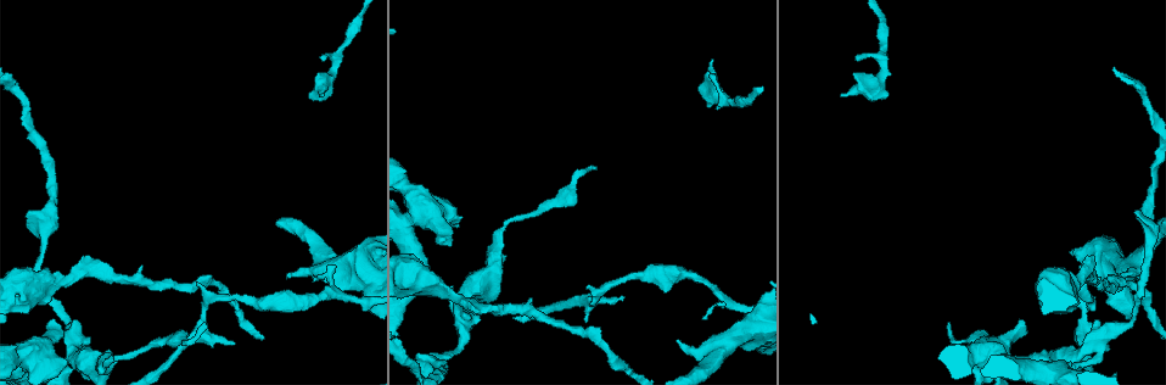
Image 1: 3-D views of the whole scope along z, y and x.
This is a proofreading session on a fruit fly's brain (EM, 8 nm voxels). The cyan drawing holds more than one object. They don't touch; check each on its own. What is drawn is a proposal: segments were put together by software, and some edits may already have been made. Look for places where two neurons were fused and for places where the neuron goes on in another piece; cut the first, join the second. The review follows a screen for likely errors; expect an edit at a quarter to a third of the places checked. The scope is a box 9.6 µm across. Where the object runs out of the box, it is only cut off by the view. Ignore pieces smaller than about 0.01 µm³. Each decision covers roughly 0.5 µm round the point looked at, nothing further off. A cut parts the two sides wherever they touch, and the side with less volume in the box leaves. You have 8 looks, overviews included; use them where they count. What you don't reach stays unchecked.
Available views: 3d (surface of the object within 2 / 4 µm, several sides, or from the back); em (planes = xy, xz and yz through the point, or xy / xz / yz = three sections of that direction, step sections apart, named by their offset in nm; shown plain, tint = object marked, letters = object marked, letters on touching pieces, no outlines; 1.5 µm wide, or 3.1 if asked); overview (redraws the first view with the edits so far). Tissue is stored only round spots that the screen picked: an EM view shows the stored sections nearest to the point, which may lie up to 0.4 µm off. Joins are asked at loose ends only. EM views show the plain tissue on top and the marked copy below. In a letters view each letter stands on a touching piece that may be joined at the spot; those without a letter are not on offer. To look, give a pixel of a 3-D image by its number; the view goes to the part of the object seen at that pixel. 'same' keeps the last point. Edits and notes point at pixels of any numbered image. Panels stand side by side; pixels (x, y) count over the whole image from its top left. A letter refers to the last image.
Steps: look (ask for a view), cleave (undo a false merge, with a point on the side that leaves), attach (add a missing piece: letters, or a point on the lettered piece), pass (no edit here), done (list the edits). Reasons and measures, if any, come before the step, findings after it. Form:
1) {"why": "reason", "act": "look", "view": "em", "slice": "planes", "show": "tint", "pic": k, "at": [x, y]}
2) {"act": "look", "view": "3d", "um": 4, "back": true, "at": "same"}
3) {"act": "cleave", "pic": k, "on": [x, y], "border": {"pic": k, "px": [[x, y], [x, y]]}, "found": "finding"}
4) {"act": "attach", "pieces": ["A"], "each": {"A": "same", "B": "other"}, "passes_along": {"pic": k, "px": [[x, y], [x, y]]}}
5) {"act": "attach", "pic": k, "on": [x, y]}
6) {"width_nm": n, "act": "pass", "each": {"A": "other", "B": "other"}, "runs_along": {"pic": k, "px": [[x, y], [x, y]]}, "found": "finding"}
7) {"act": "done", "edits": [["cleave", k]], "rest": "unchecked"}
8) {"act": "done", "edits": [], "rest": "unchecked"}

{"why": "calibre changes", "act": "look", "view": "em", "slice": "planes", "show": "letters", "pic": 1, "at": [643, 275]}

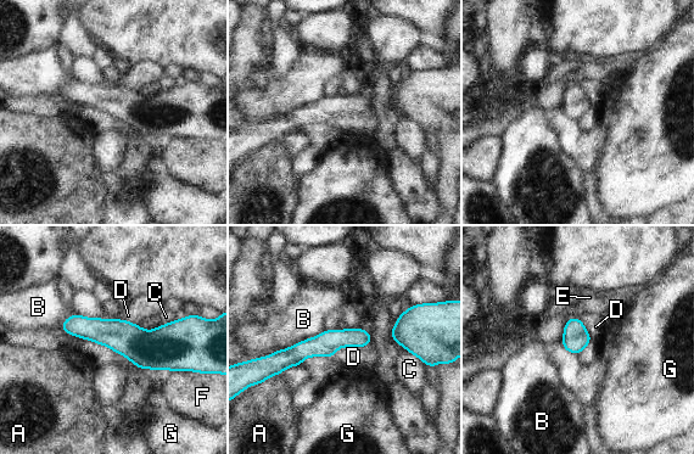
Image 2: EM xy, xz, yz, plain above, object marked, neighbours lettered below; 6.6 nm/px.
{"longest_contact_nm": ["B", 320], "act": "pass", "each": {"A": "other", "B": "other", "C": "other", "D": "other", "E": "other", "F": "other", "G": "other"}, "border": {"pic": 2, "px": [[370, 342], [341, 346], [335, 353]]}, "found": "continuous, no second neuron"}

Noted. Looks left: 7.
{"why": "free end", "act": "look", "view": "3d", "um": 4, "back": true, "pic": 1, "at": [288, 276]}

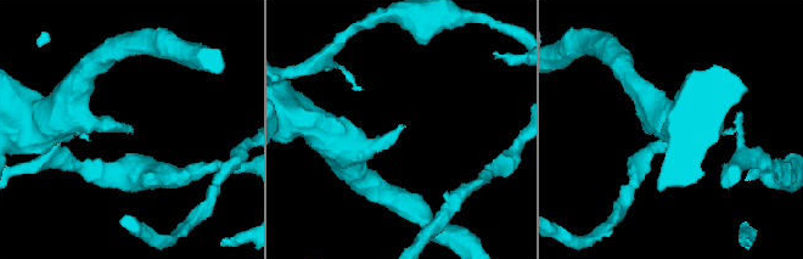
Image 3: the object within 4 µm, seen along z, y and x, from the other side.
{"why": "need the tissue", "act": "look", "view": "em", "slice": "xz", "step": 4, "show": "letters", "pic": 3, "at": [403, 126]}

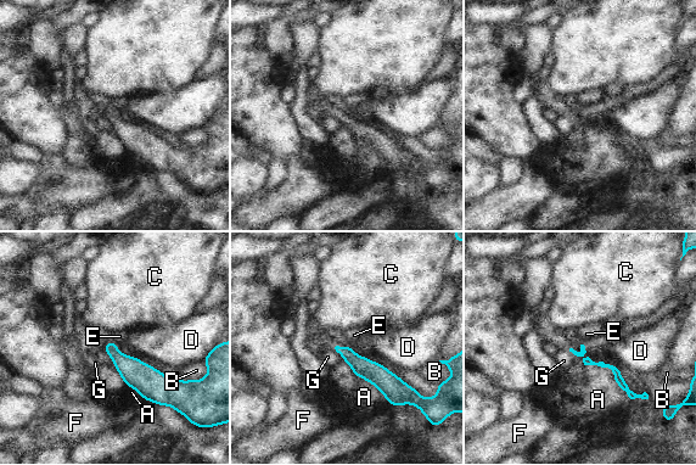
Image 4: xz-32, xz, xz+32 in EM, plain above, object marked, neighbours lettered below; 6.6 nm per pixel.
{"act": "pass", "each": {"A": "other", "B": "other", "C": "other", "D": "other", "E": "other", "F": "other", "G": "other"}, "runs_along": {"pic": 4, "px": [[341, 351], [391, 386], [403, 386]]}, "found": "none of them fits"}

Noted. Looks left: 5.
{"why": "free end", "act": "look", "view": "3d", "um": 2, "pic": 1, "at": [855, 58]}

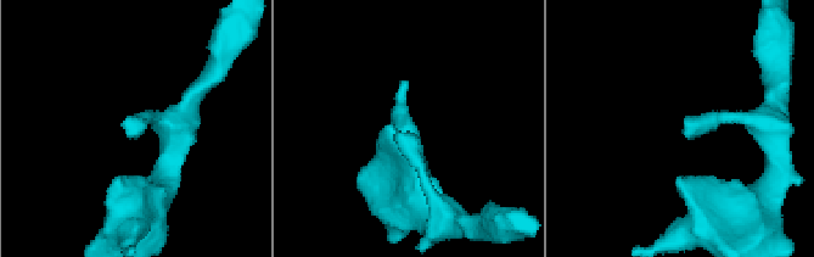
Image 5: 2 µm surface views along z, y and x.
{"why": "now the EM", "act": "look", "view": "em", "slice": "planes", "show": "tint", "pic": 5, "at": [395, 136]}

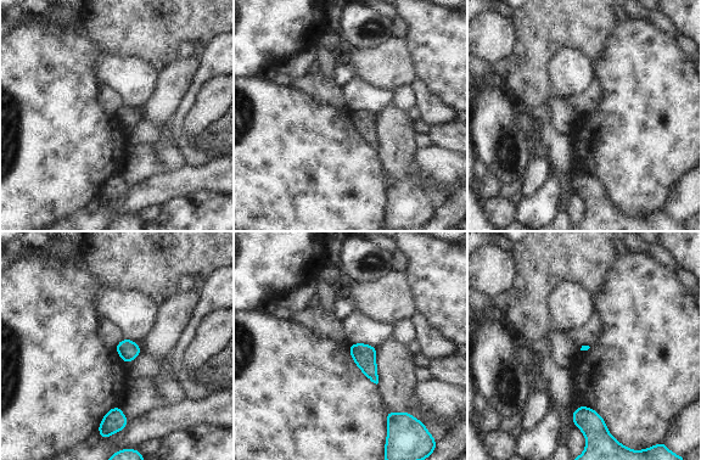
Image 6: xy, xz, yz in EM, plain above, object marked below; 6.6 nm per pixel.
{"act": "look", "view": "em", "slice": "planes", "show": "letters", "at": "same"}

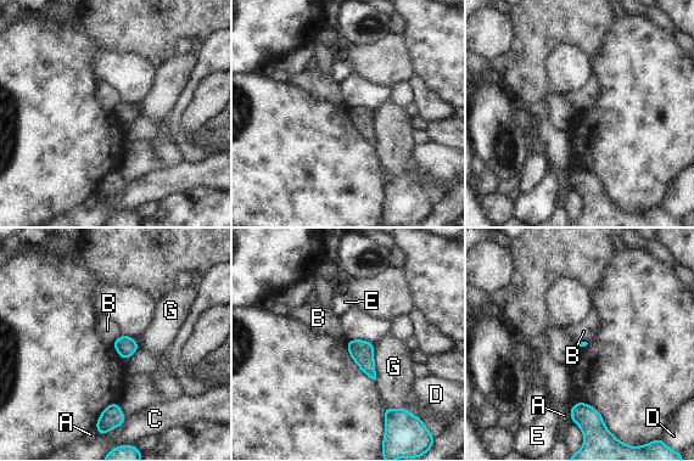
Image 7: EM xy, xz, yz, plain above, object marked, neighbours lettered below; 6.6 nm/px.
{"act": "pass", "each": {"A": "other", "B": "other", "C": "other", "D": "other", "E": "other", "G": "other"}, "found": "no lettered piece goes on from it"}

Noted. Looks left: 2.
{"act": "done", "edits": [], "rest": "unchecked"}

